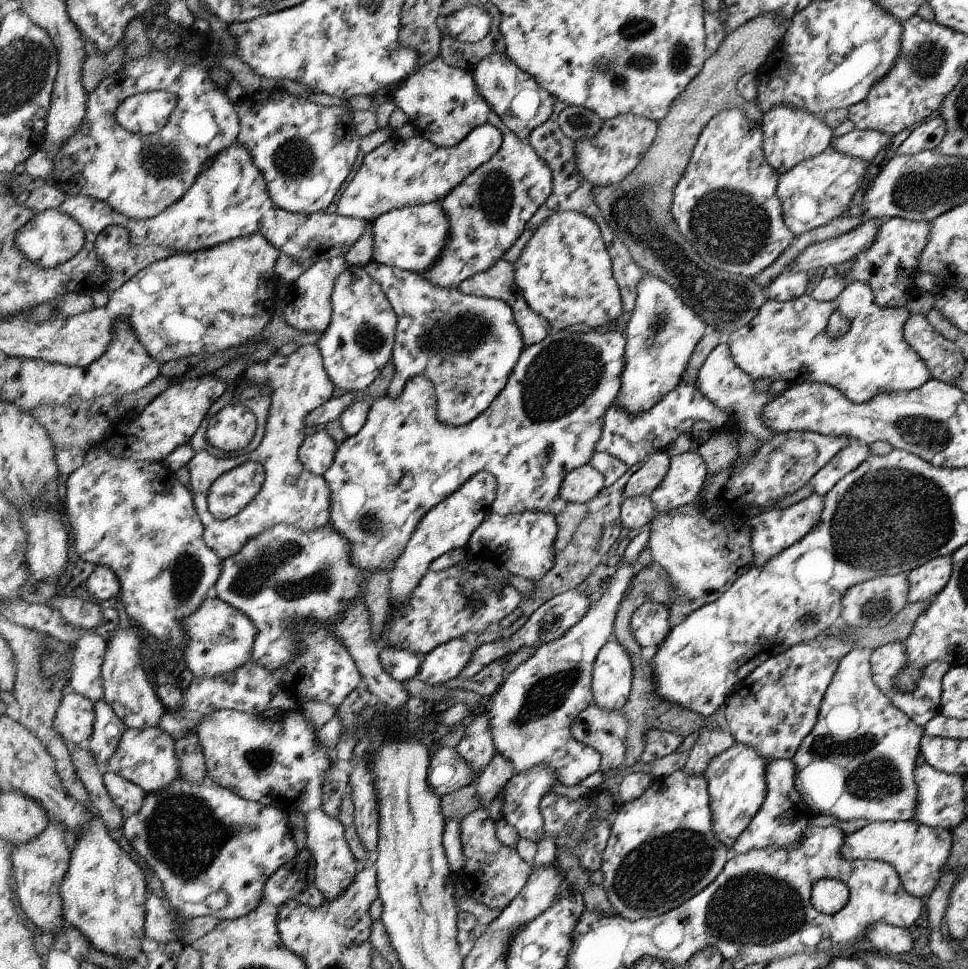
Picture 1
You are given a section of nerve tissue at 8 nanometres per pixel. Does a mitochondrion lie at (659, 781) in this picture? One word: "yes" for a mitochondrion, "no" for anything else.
no

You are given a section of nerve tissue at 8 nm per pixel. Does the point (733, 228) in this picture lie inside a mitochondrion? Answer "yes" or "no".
yes

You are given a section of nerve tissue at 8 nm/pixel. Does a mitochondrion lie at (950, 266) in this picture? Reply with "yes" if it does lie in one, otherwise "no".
no

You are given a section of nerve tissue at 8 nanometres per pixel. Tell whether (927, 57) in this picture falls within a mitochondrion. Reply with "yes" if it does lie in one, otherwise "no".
yes

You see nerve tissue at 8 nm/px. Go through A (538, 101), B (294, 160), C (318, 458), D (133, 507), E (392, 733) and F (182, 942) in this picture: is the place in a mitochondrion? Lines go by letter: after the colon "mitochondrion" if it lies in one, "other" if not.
A: other
B: mitochondrion
C: other
D: other
E: other
F: other

